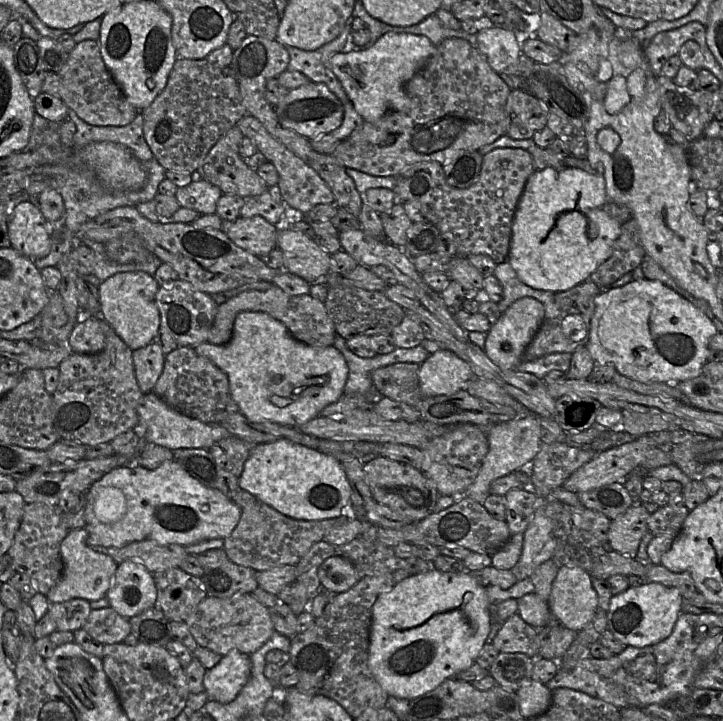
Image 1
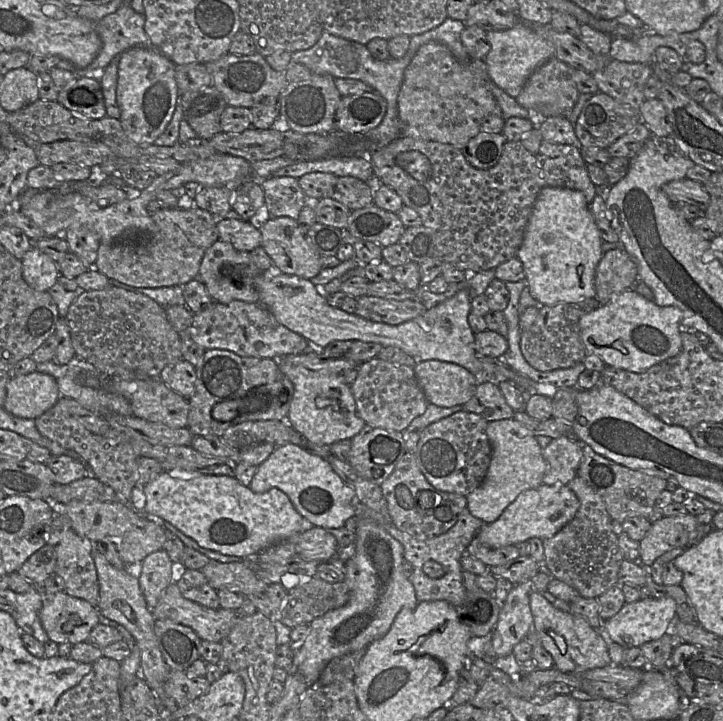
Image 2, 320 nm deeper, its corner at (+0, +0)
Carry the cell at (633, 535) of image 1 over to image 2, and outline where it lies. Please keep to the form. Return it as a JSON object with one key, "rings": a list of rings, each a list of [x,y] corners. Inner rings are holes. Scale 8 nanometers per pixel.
{"rings":[[[690,514],[662,517],[652,523],[639,542],[640,564],[649,567],[667,551],[693,546],[694,532],[698,525],[696,516]]]}

